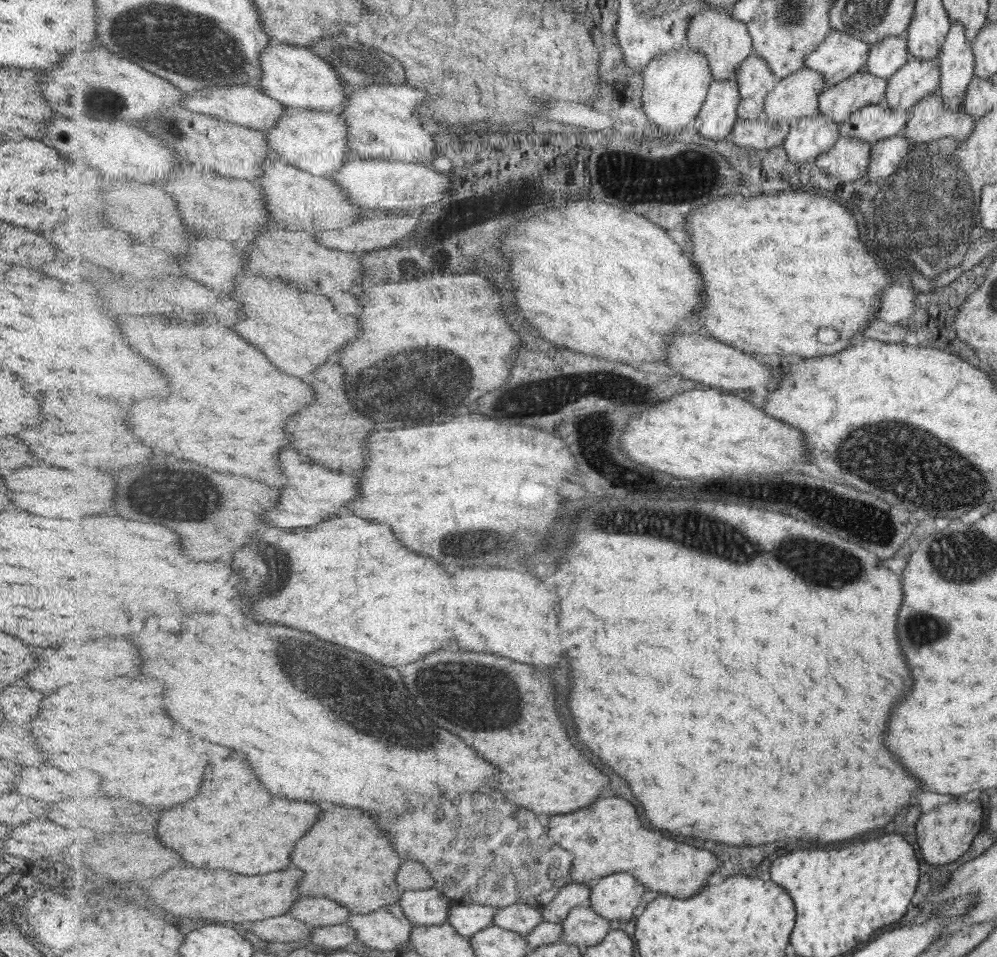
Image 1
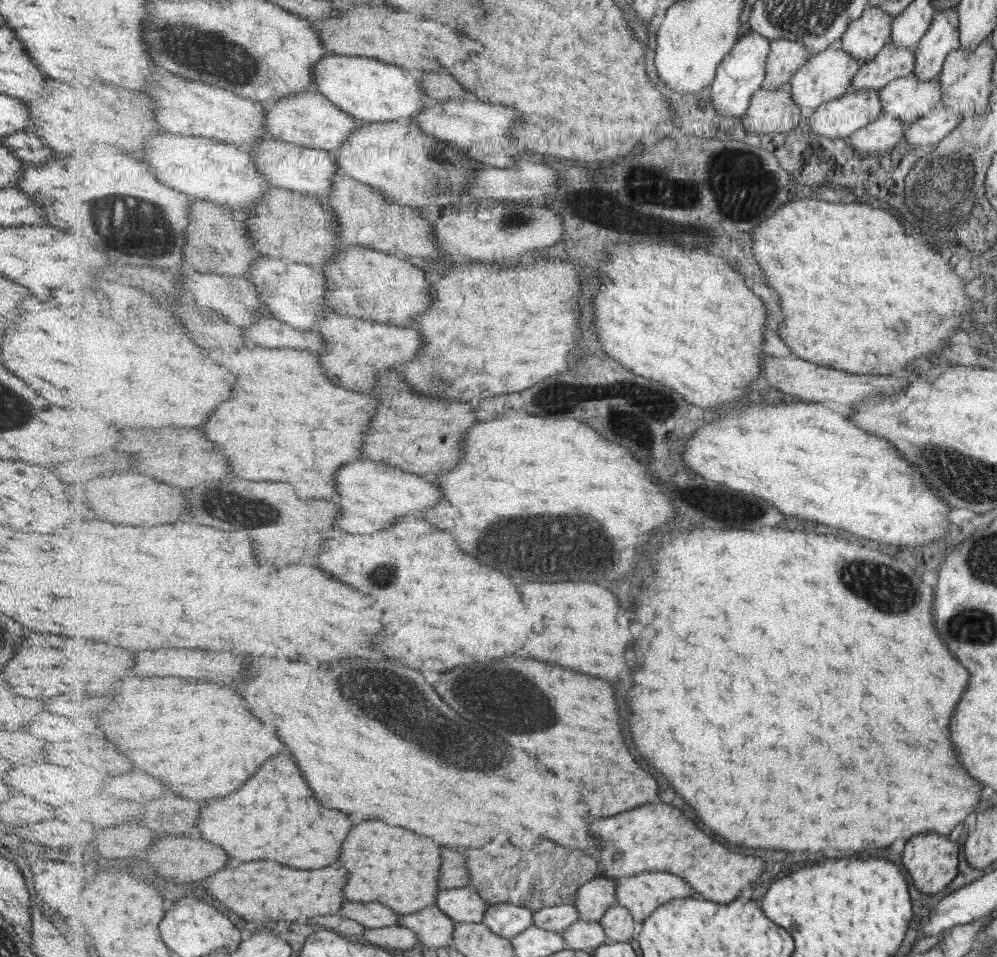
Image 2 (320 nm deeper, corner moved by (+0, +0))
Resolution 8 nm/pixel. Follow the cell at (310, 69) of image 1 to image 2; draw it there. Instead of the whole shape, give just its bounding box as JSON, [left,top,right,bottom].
[313,54,431,122]

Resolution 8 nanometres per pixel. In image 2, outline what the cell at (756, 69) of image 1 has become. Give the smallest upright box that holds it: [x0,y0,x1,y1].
[763,39,812,90]

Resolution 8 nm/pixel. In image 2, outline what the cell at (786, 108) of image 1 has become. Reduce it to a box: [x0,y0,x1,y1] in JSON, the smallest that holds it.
[789,42,863,113]

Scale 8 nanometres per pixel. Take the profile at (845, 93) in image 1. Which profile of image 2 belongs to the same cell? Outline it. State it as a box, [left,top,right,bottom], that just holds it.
[851,42,916,92]

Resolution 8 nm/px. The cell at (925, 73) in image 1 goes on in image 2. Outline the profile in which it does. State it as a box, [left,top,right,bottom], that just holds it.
[915,6,960,82]

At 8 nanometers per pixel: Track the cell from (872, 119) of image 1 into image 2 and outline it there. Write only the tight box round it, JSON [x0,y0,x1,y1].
[879,73,941,123]

